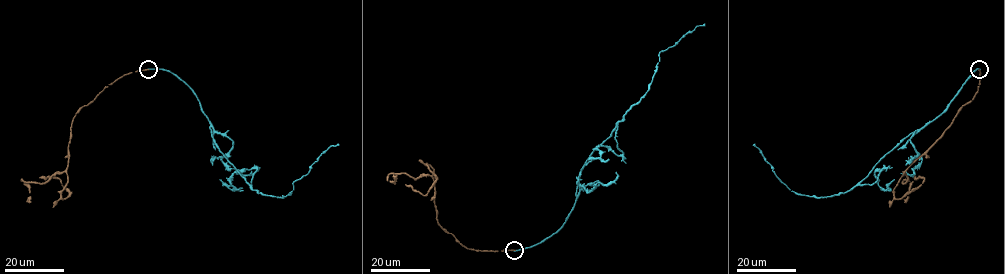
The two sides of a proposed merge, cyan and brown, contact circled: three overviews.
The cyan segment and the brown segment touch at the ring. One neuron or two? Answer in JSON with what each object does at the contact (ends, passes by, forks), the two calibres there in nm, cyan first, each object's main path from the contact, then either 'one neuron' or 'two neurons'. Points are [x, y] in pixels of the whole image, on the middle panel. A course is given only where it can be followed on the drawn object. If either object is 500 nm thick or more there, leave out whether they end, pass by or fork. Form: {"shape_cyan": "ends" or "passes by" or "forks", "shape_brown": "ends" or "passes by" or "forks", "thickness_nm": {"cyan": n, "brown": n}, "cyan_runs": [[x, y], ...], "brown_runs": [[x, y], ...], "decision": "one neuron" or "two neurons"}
{"shape_cyan": "ends", "shape_brown": "ends", "thickness_nm": {"cyan": 280, "brown": 200}, "cyan_runs": [[514, 250], [536, 245], [558, 229], [575, 204], [583, 166], [645, 93], [659, 54], [704, 24]], "brown_runs": [[514, 250], [468, 249], [446, 232], [437, 223], [434, 170], [427, 165], [435, 181], [426, 194], [405, 184]], "decision": "two neurons"}

